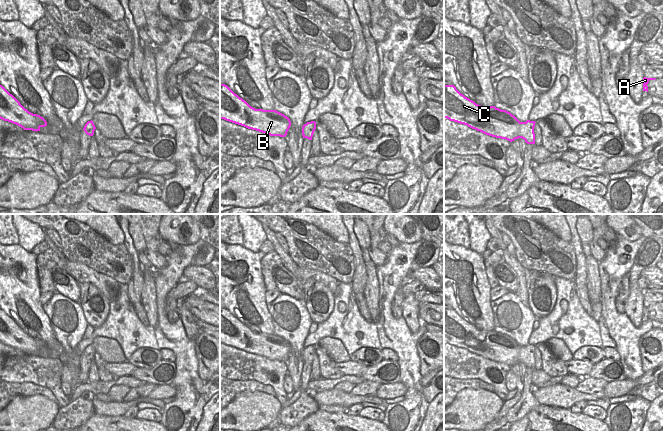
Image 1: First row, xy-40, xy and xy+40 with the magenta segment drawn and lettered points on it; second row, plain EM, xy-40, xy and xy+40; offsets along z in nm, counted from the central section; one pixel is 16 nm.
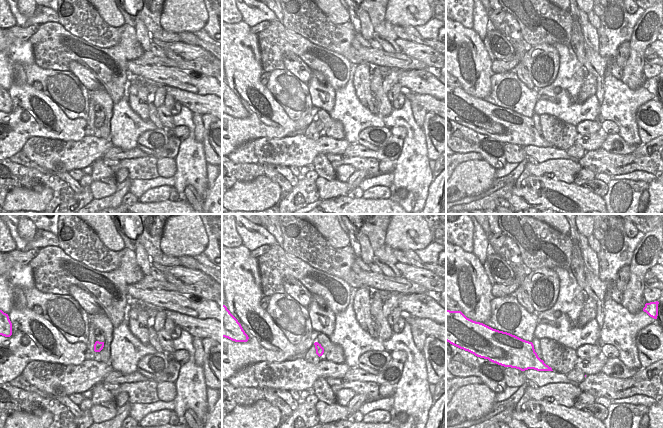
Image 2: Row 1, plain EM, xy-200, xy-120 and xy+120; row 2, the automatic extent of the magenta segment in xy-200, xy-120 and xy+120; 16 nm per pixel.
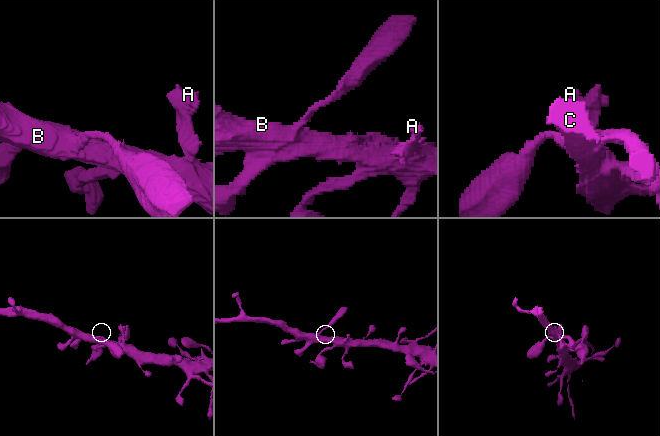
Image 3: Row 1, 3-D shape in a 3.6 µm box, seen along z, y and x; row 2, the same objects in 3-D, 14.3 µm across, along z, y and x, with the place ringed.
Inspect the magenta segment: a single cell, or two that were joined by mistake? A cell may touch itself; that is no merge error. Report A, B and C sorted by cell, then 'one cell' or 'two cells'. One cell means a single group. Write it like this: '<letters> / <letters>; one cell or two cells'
A B C; one cell

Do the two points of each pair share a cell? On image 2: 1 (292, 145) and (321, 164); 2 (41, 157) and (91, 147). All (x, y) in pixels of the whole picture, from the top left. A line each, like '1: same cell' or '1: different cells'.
1: different cells
2: same cell

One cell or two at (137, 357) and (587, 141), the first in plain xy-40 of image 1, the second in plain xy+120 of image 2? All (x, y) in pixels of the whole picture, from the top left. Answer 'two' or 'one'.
two

